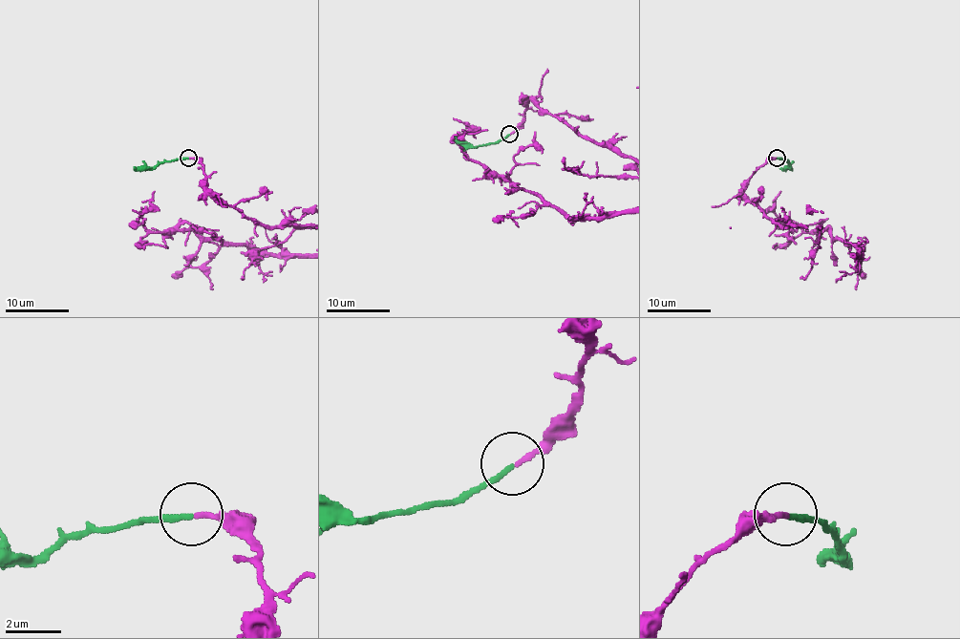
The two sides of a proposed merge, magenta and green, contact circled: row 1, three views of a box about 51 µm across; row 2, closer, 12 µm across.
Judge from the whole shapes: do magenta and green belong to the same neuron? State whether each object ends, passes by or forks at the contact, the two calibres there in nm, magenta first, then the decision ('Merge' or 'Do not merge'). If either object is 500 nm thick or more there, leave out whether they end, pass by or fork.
At the ring magenta ends. At the ring green ends. Thickness 180 nm (magenta) against 190 nm. Merge

